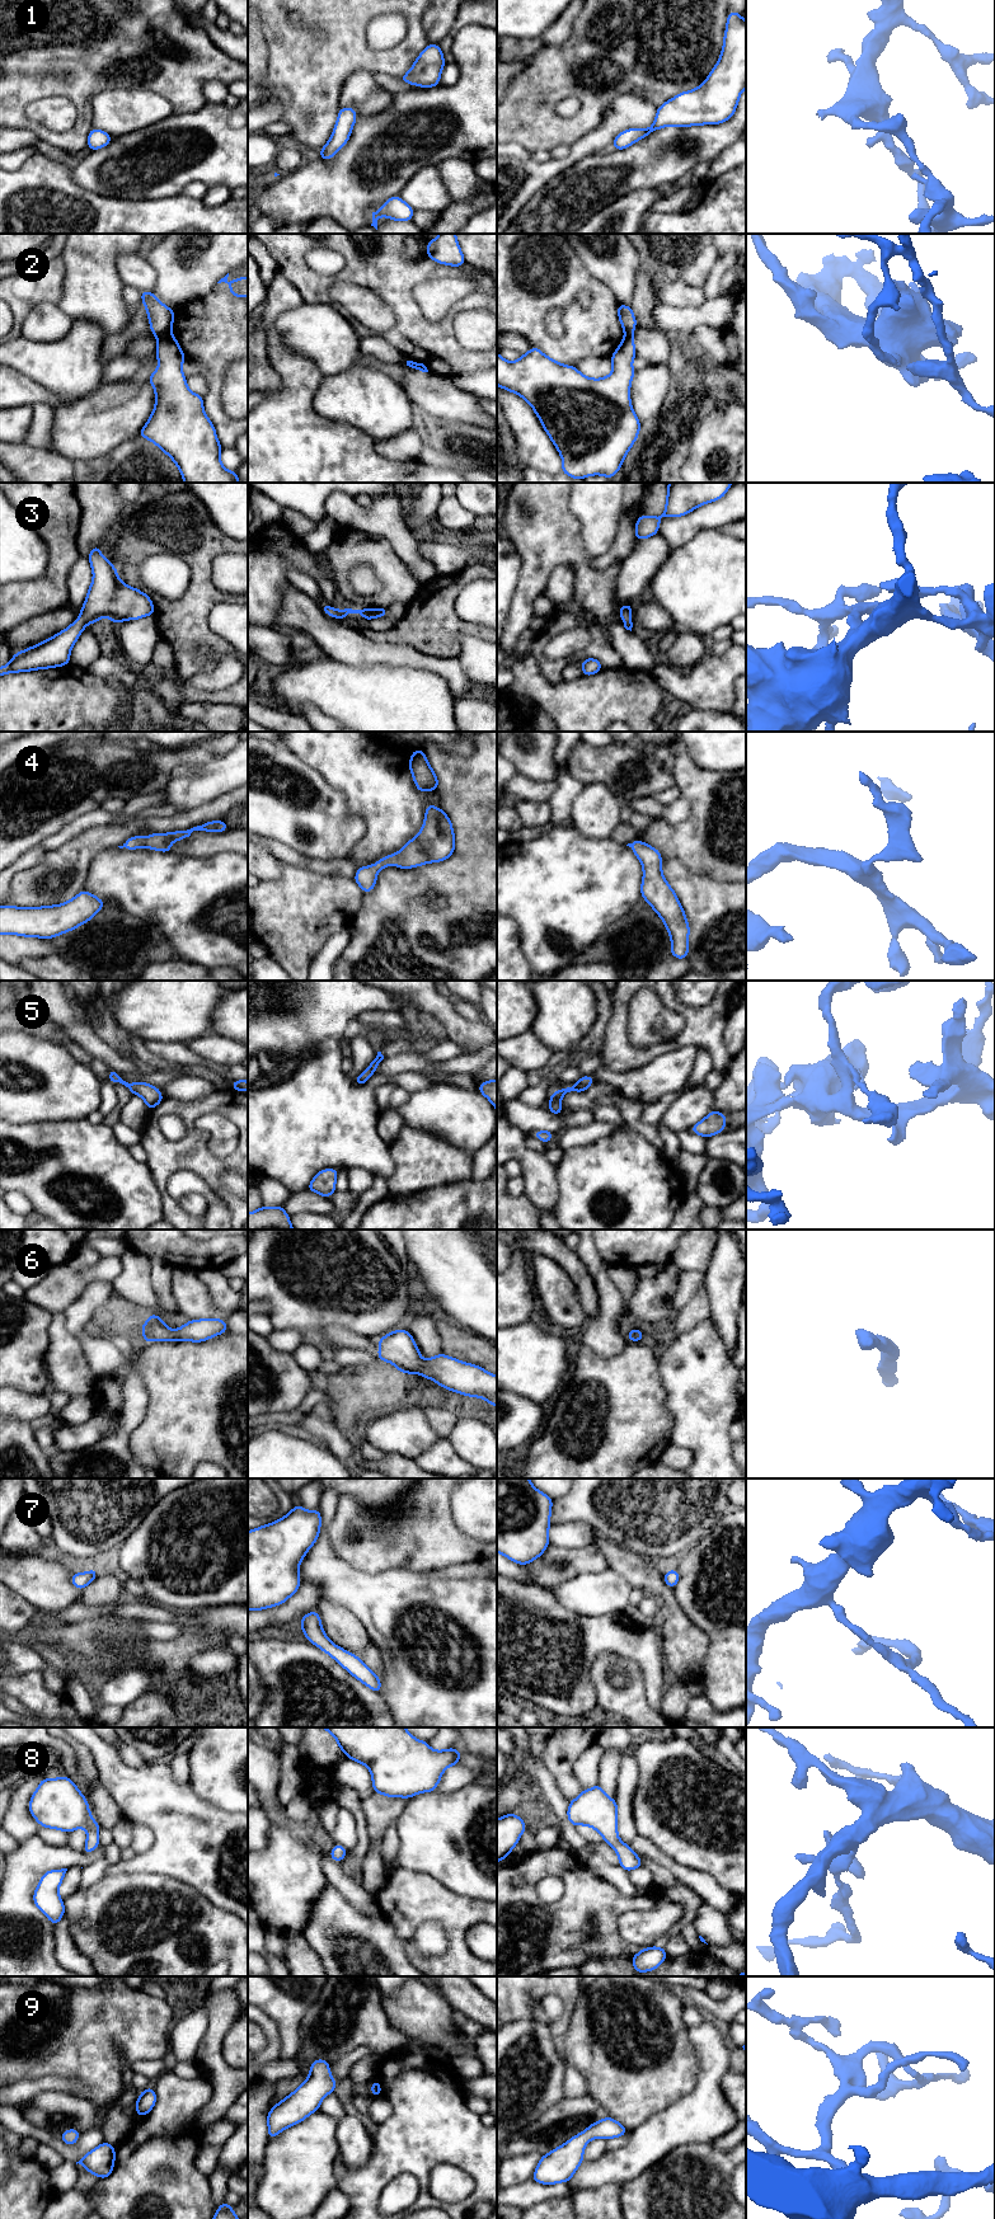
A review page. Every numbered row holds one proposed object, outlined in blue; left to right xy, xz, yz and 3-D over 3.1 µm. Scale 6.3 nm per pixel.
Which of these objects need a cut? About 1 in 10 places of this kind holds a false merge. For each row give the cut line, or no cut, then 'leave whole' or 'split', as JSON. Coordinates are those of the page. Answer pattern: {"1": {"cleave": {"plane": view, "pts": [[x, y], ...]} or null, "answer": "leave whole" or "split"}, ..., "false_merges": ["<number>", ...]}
{"1": {"cleave": null, "answer": "leave whole"}, "2": {"cleave": {"plane": "xy", "pts": [[169, 333], [158, 338]]}, "answer": "split"}, "3": {"cleave": null, "answer": "leave whole"}, "4": {"cleave": null, "answer": "leave whole"}, "5": {"cleave": null, "answer": "leave whole"}, "6": {"cleave": null, "answer": "leave whole"}, "7": {"cleave": null, "answer": "leave whole"}, "8": {"cleave": null, "answer": "leave whole"}, "9": {"cleave": null, "answer": "leave whole"}, "false_merges": ["2"]}

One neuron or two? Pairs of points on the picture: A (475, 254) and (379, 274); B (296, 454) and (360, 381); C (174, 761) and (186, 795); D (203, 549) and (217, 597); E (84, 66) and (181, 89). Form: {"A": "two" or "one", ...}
{"A": "two", "B": "two", "C": "two", "D": "one", "E": "one"}

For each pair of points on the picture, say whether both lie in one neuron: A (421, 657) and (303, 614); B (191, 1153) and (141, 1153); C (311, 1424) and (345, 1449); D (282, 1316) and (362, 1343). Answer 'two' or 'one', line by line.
A: one
B: two
C: one
D: two

